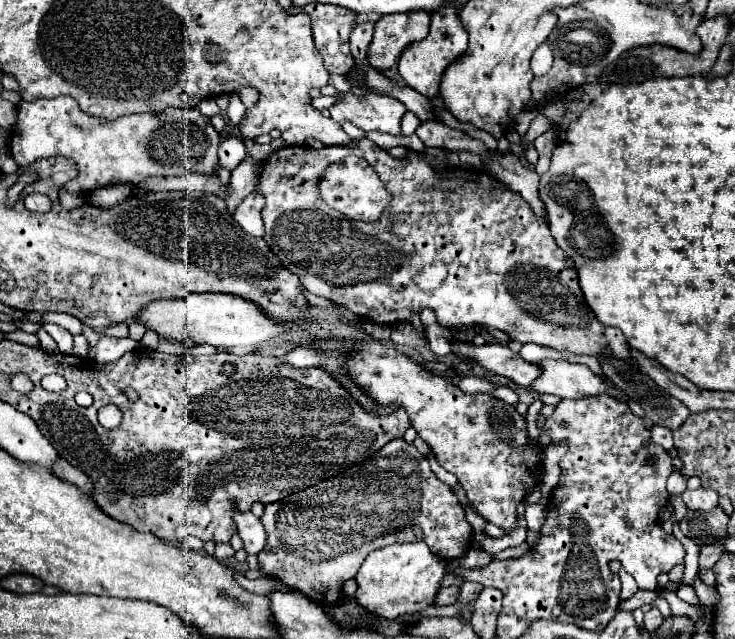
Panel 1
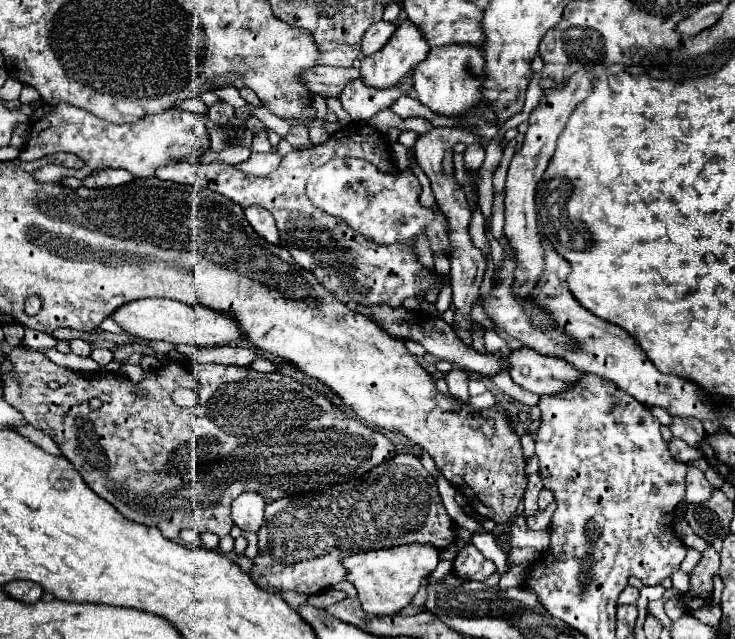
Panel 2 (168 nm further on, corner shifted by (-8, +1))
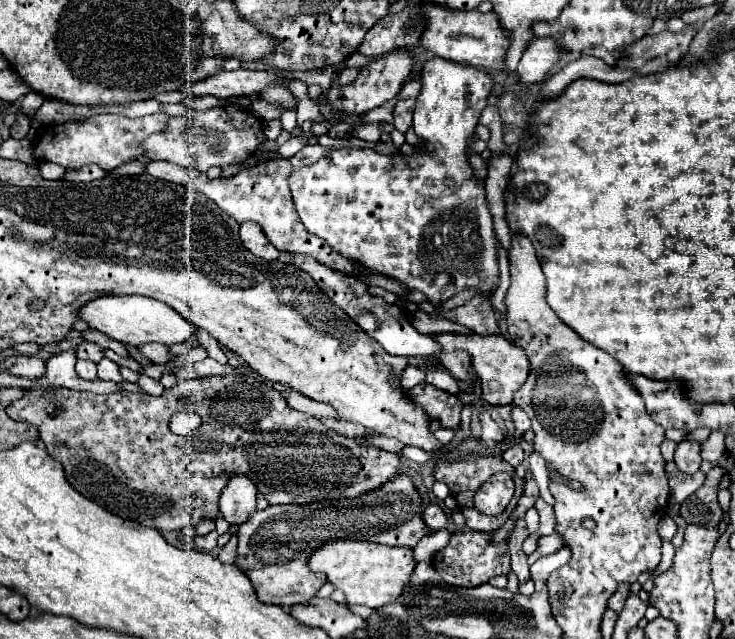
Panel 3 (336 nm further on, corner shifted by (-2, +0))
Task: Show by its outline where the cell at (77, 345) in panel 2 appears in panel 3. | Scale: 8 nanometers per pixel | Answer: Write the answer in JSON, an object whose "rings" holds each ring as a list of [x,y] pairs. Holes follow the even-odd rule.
{"rings":[[[76,360],[76,372],[78,372],[78,376],[82,376],[86,380],[94,380],[96,378],[96,364],[90,360]]]}

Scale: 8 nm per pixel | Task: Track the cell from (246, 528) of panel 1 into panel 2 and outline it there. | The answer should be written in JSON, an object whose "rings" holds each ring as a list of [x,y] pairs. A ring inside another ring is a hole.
{"rings":[[[240,493],[232,501],[232,521],[242,531],[258,531],[264,519],[264,497],[260,493]]]}

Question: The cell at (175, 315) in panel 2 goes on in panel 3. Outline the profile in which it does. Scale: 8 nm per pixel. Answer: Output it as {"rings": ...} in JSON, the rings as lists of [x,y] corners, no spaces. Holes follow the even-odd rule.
{"rings":[[[106,296],[92,300],[82,308],[80,318],[88,322],[90,328],[100,330],[112,340],[130,346],[140,346],[146,342],[158,342],[170,346],[176,342],[186,342],[194,334],[194,326],[190,326],[190,322],[182,314],[178,314],[160,300],[144,296]]]}

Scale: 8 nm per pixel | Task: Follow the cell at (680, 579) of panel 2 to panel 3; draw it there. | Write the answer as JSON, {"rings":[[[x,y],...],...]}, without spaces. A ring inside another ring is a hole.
{"rings":[[[671,542],[662,543],[662,559],[658,568],[653,572],[653,577],[656,577],[663,572],[667,571],[672,565],[673,558],[675,556],[675,549]]]}

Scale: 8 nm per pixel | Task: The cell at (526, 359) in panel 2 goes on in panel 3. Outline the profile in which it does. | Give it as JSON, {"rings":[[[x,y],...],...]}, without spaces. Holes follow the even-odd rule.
{"rings":[[[436,334],[436,340],[442,344],[442,352],[466,350],[472,356],[472,366],[482,380],[482,400],[494,406],[510,404],[514,392],[522,386],[526,376],[530,374],[530,360],[526,360],[526,352],[518,348],[504,336],[460,336],[460,334]]]}

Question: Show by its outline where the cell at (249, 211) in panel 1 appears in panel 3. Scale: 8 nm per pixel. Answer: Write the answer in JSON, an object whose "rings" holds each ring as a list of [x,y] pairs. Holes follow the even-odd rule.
{"rings":[[[242,224],[240,226],[240,240],[244,242],[246,250],[250,250],[256,258],[262,258],[266,262],[272,262],[280,256],[280,252],[266,240],[266,234],[262,232],[262,228],[258,228],[258,224]]]}

